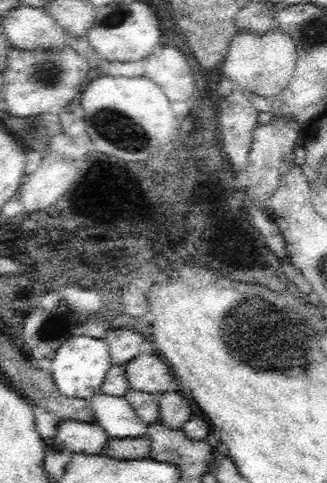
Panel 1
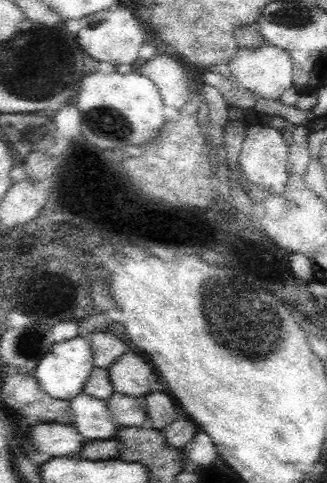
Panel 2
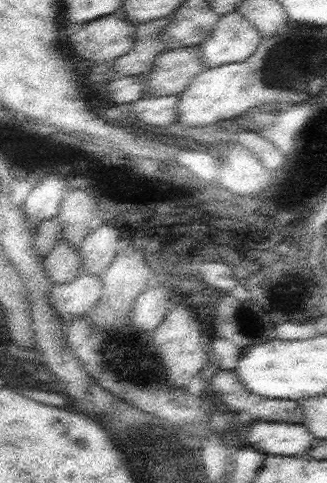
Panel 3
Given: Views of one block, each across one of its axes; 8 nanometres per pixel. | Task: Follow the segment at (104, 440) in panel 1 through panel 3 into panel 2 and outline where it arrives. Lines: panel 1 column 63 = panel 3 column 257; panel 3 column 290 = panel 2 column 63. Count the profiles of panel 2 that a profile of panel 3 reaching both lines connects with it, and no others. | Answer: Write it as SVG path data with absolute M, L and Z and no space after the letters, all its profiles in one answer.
M36 422L30 430L30 440L36 450L48 452L50 456L66 456L72 452L80 452L86 442L76 432L74 424L60 422Z

